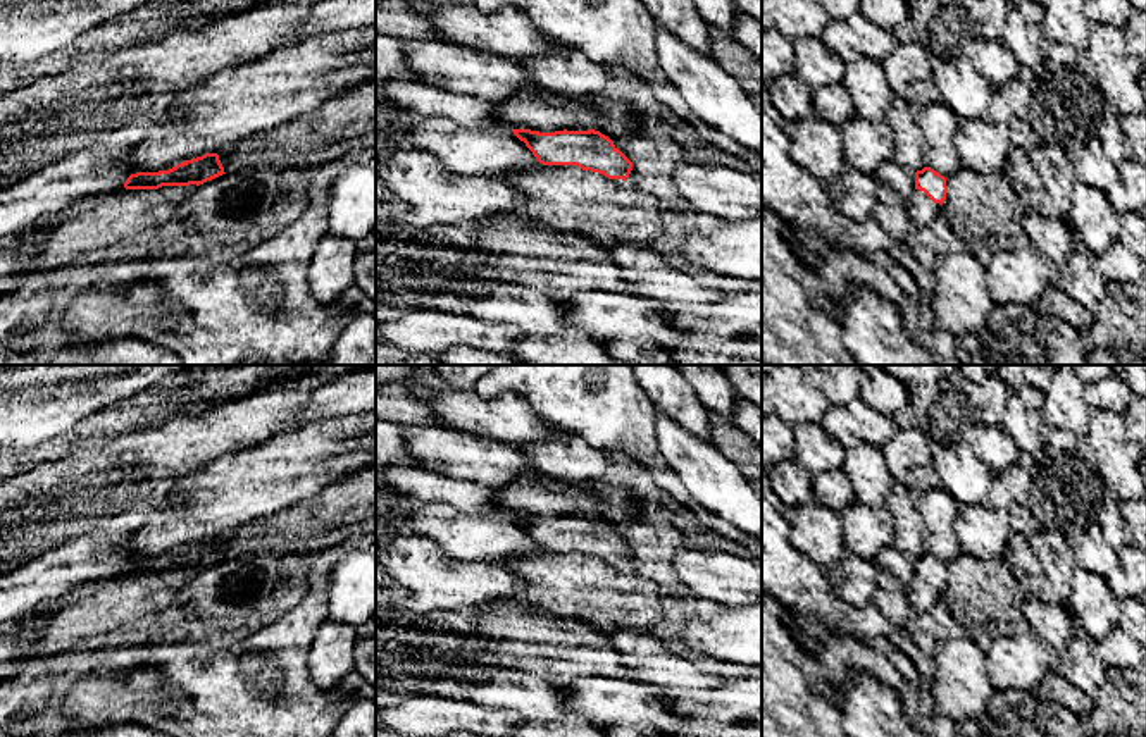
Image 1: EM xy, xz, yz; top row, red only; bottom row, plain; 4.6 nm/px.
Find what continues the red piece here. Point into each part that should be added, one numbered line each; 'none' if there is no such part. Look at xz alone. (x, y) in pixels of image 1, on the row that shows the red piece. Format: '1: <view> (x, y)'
none

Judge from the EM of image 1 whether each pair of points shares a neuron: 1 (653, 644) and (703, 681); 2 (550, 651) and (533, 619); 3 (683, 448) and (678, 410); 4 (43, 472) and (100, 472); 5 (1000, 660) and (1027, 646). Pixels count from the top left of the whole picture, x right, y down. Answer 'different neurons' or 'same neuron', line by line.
1: same neuron
2: same neuron
3: different neurons
4: same neuron
5: same neuron

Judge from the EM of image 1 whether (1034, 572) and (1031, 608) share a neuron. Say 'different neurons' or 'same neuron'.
different neurons

